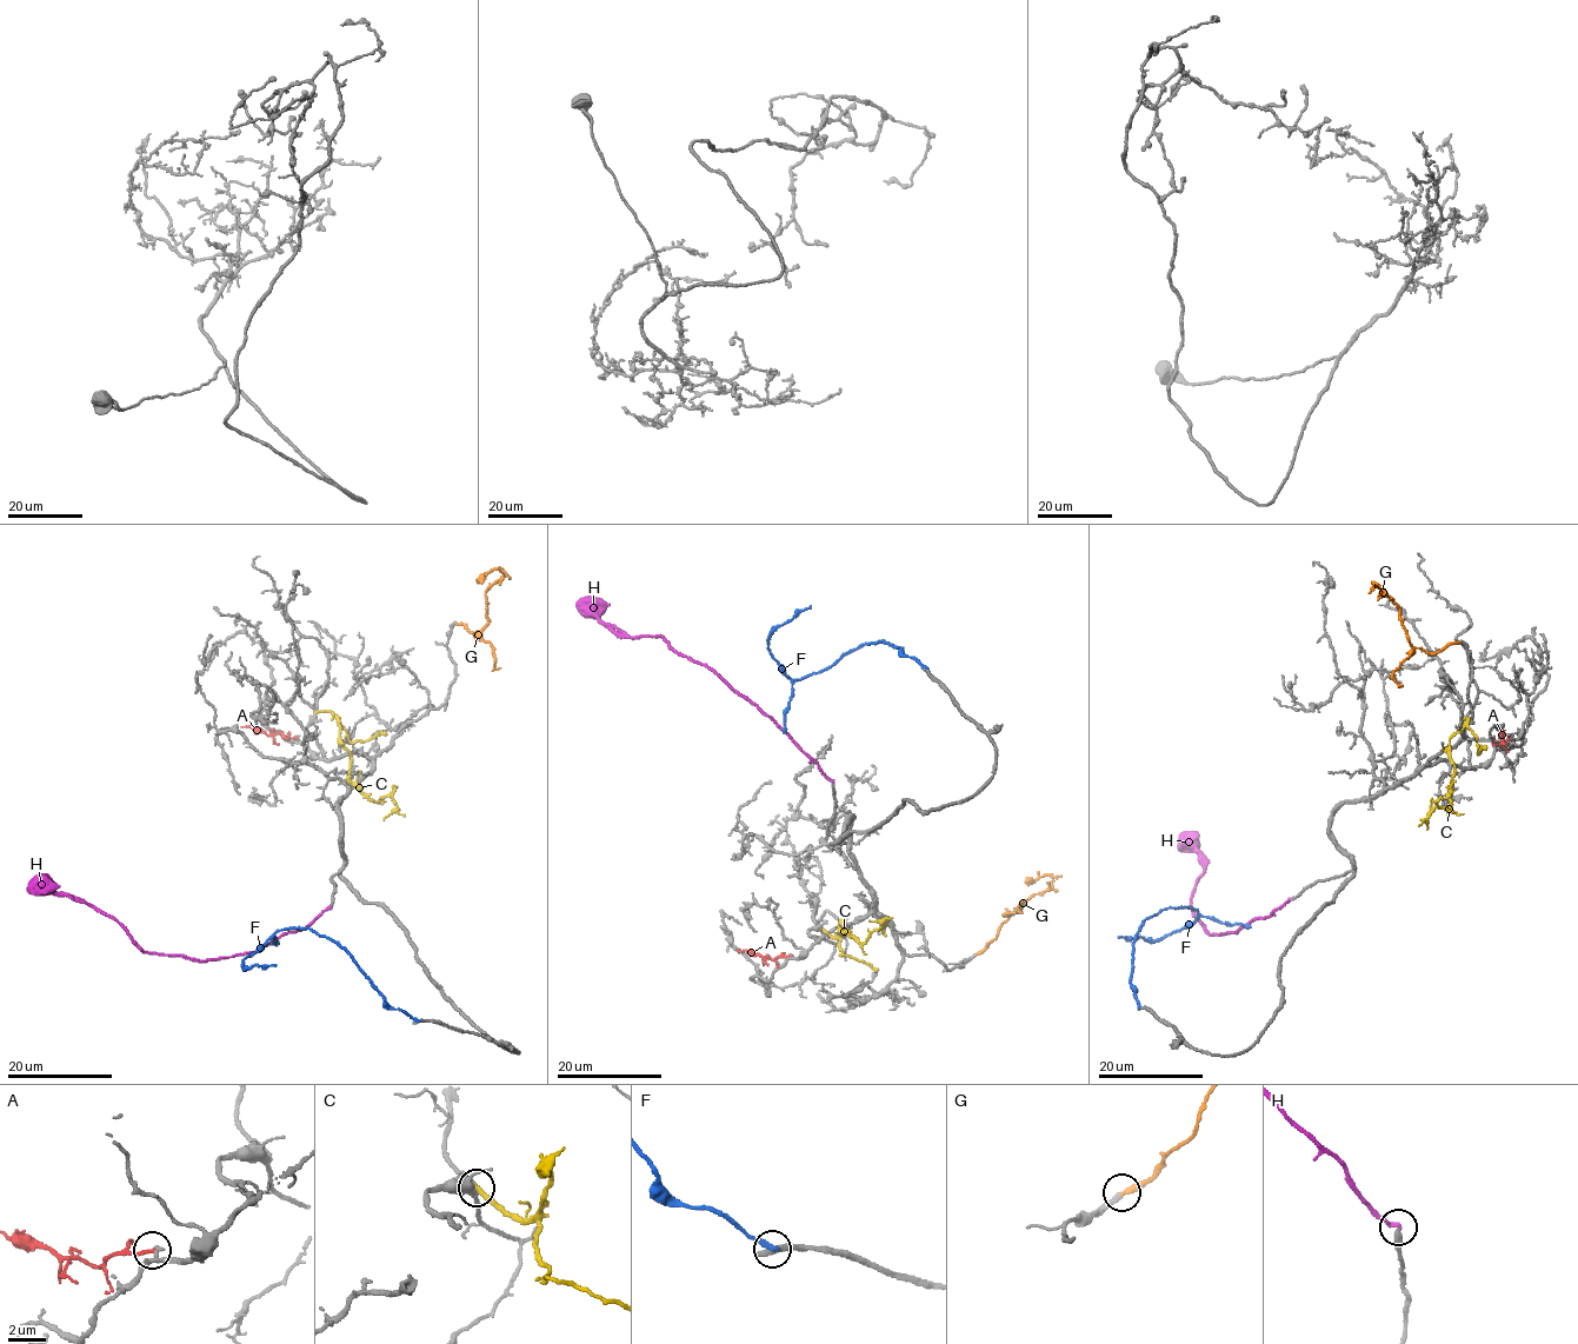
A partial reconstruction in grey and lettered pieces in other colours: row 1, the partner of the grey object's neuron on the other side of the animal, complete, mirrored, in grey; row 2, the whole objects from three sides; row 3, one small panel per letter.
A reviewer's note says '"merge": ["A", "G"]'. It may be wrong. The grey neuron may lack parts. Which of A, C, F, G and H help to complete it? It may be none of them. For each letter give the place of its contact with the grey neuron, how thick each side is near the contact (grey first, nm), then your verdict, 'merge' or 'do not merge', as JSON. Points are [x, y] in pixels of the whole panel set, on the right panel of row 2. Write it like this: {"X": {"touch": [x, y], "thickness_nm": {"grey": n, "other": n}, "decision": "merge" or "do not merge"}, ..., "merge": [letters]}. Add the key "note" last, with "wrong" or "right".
{"A": {"touch": [1493, 744], "thickness_nm": {"grey": 240, "other": 200}, "decision": "do not merge"}, "C": {"touch": [1463, 718], "thickness_nm": {"grey": 320, "other": 280}, "decision": "do not merge"}, "F": {"touch": [1139, 1008], "thickness_nm": {"grey": 440, "other": 280}, "decision": "do not merge"}, "G": {"touch": [1460, 641], "thickness_nm": {"grey": 280, "other": 320}, "decision": "merge"}, "H": {"touch": [1290, 899], "thickness_nm": {"grey": 280, "other": 220}, "decision": "merge"}, "merge": ["G", "H"], "note": "wrong"}

